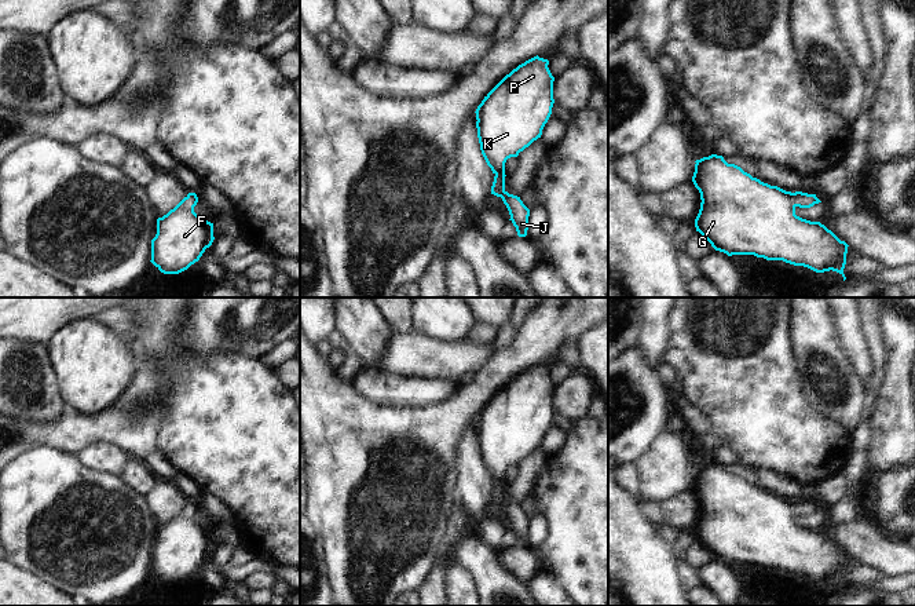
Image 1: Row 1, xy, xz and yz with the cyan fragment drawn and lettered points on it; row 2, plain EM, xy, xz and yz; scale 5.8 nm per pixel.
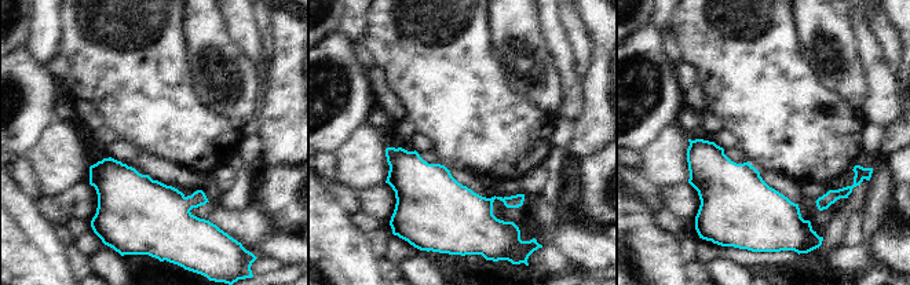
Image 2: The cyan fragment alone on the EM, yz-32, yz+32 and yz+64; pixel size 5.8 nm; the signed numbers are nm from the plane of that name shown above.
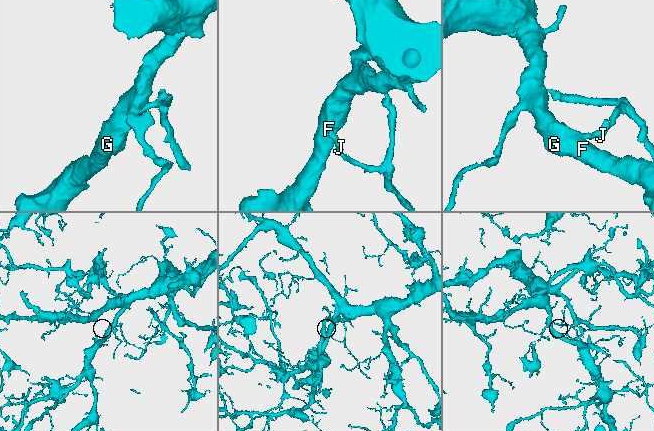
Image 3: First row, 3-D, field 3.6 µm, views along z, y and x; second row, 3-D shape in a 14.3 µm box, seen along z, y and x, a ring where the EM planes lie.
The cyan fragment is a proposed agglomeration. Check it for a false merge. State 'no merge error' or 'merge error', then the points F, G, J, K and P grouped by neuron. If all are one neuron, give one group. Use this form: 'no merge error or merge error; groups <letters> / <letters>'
no merge error; groups F G J K P

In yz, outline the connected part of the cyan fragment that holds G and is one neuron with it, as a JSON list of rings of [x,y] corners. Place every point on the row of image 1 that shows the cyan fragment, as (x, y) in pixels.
[[[711,154],[695,161],[692,182],[700,193],[700,209],[695,219],[699,231],[715,251],[732,255],[754,255],[766,260],[783,260],[794,266],[804,266],[816,273],[837,271],[846,280],[843,269],[846,264],[848,244],[841,241],[831,230],[820,222],[810,222],[795,215],[795,208],[810,208],[821,202],[816,194],[802,191],[786,191],[753,178],[735,164],[728,164],[722,156]]]

